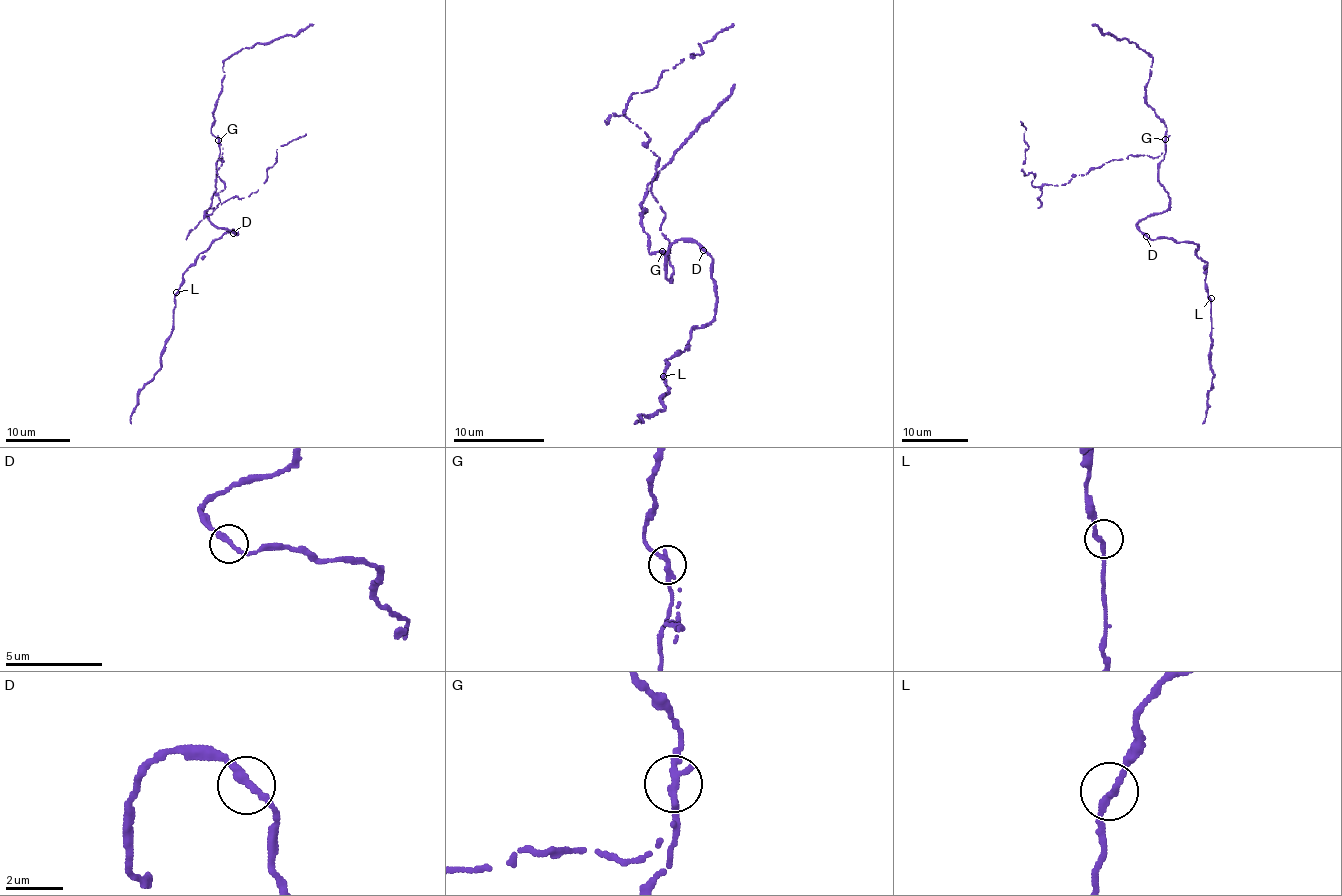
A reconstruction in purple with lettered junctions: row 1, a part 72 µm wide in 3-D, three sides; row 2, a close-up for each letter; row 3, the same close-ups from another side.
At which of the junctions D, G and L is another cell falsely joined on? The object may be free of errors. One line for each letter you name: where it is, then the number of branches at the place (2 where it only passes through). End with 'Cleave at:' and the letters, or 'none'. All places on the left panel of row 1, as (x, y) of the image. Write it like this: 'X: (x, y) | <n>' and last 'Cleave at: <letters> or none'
G: (218, 140) | 2
Cleave at: G

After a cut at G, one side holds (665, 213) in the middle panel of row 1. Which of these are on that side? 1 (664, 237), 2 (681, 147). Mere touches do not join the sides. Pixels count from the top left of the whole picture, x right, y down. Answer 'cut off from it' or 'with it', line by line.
1: with it
2: cut off from it

